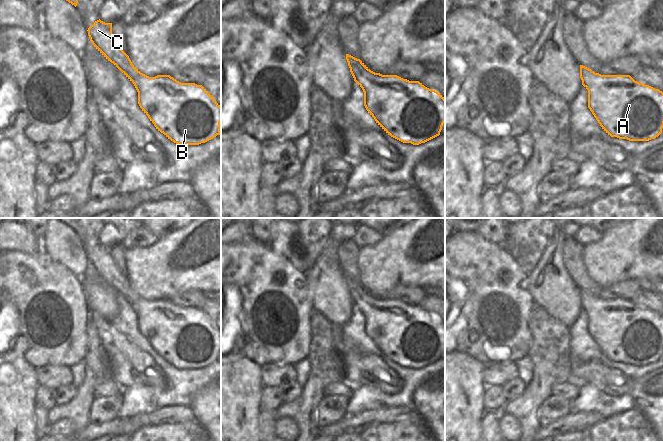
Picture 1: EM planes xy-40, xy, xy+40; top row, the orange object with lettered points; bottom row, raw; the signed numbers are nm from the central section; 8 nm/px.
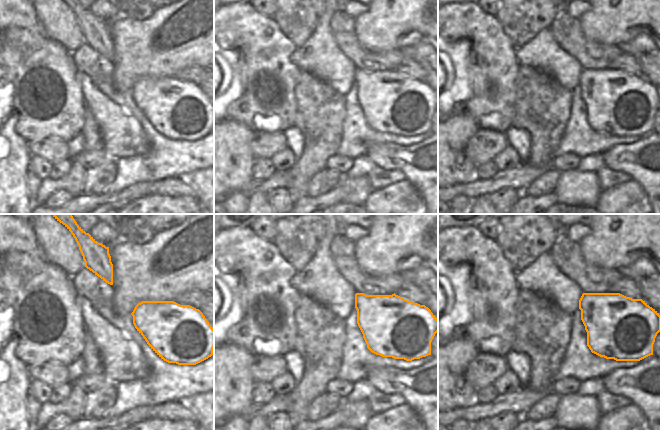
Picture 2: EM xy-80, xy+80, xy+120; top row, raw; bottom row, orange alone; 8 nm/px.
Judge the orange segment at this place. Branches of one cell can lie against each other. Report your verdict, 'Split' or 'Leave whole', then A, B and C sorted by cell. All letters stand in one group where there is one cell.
Leave whole. Groups: A B C.

